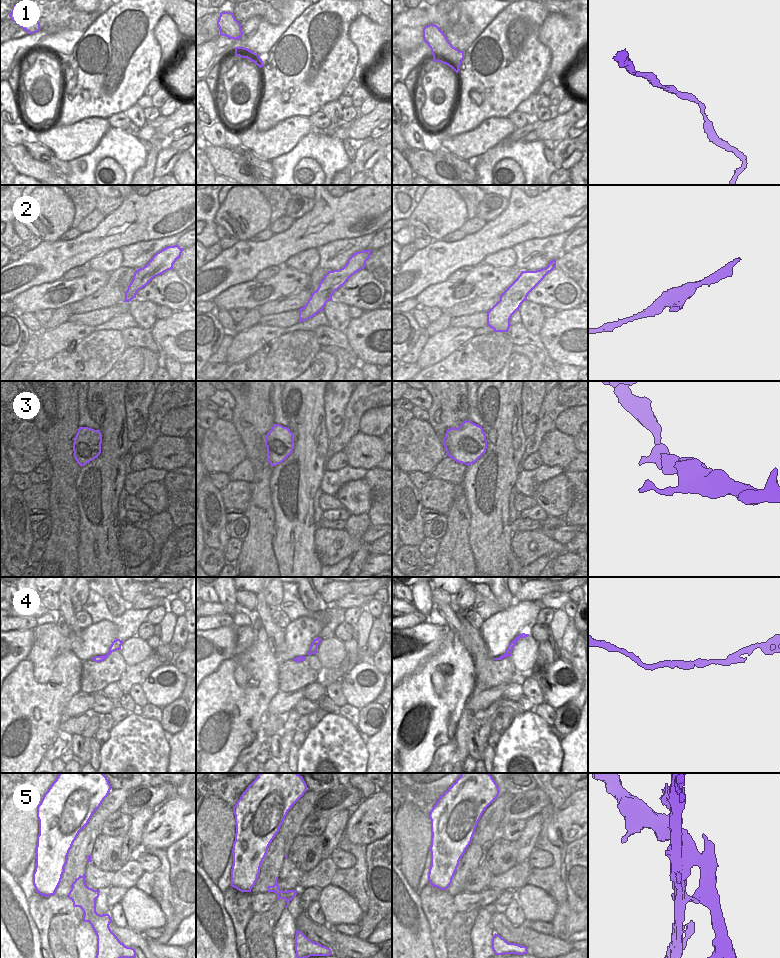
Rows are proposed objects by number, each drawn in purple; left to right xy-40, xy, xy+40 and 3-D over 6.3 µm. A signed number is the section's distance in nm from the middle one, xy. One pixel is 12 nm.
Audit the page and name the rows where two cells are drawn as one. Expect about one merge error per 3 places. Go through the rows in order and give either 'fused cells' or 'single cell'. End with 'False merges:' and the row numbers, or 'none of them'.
1: single cell
2: single cell
3: single cell
4: single cell
5: fused cells
False merges: 5

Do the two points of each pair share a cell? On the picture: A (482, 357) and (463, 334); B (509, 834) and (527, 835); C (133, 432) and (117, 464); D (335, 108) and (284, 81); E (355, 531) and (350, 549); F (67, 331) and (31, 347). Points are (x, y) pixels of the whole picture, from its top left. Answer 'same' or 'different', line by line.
A: different
B: different
C: different
D: different
E: different
F: different

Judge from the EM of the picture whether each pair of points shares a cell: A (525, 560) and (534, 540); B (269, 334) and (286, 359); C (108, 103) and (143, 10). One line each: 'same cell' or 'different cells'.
A: same cell
B: different cells
C: same cell

